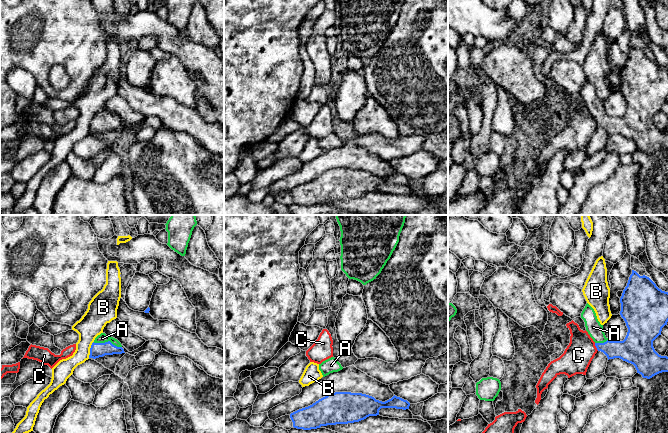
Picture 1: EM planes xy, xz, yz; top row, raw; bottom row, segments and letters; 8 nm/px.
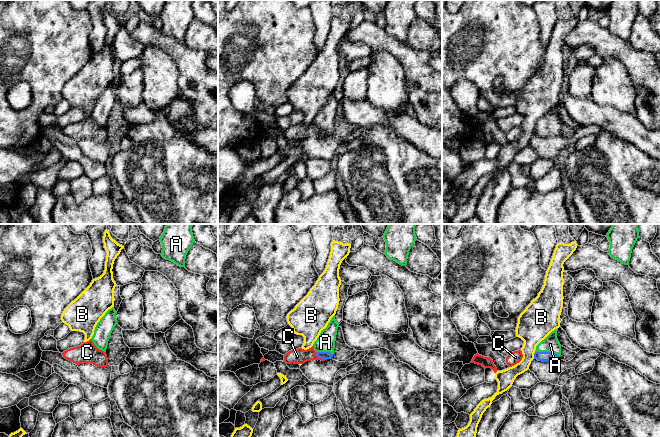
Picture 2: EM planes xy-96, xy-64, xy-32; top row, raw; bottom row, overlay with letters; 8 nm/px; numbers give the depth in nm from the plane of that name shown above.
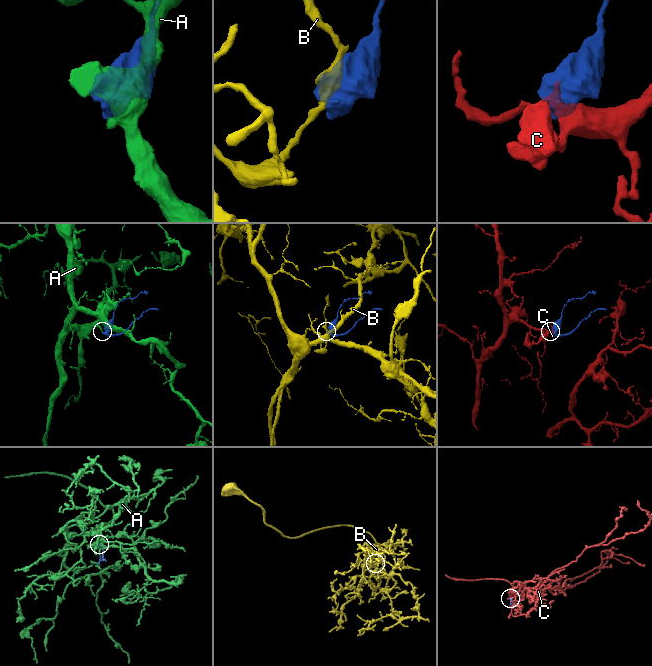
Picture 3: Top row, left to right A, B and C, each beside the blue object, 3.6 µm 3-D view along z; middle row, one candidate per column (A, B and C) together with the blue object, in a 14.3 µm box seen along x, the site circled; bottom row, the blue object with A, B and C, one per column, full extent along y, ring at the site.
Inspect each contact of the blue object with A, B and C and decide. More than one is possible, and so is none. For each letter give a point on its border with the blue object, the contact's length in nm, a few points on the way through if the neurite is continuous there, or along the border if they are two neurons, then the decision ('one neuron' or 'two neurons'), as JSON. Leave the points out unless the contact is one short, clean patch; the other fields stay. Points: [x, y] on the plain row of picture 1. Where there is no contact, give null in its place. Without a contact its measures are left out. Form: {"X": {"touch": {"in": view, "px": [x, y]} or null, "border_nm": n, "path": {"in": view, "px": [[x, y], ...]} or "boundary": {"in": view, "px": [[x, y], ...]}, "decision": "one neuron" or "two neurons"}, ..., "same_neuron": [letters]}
{"A": {"touch": {"in": "xy", "px": [107, 118]}, "border_nm": 240, "path": {"in": "xy", "px": [[97, 126], [107, 118], [102, 114]]}, "decision": "one neuron"}, "B": {"touch": {"in": "xy", "px": [90, 125]}, "border_nm": 140, "boundary": {"in": "xy", "px": [[93, 117], [88, 133]]}, "decision": "two neurons"}, "C": {"touch": {"in": "yz", "px": [596, 123]}, "border_nm": 70, "boundary": {"in": "yz", "px": [[594, 119], [598, 126]]}, "decision": "two neurons"}, "same_neuron": ["A"]}

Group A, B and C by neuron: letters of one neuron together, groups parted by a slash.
A / B / C

